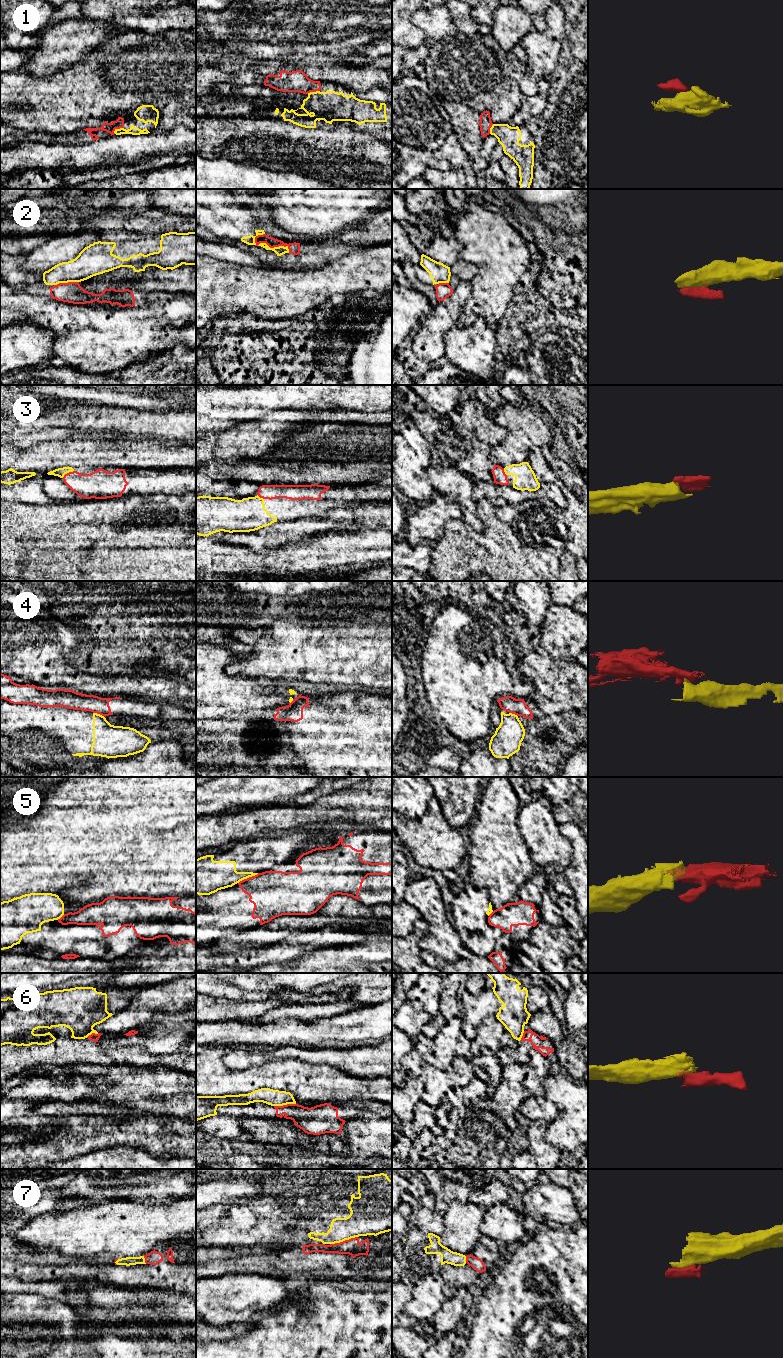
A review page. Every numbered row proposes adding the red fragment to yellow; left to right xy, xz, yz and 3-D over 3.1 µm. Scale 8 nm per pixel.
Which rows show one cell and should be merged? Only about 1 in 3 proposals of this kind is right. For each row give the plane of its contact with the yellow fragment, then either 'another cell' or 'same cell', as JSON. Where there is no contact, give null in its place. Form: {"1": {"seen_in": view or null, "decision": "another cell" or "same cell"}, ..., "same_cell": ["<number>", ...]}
{"1": {"seen_in": "xy", "decision": "same cell"}, "2": {"seen_in": "xz", "decision": "another cell"}, "3": {"seen_in": "xy", "decision": "same cell"}, "4": {"seen_in": "xy", "decision": "another cell"}, "5": {"seen_in": "xz", "decision": "another cell"}, "6": {"seen_in": "xz", "decision": "another cell"}, "7": {"seen_in": "xz", "decision": "another cell"}, "same_cell": ["1", "3"]}

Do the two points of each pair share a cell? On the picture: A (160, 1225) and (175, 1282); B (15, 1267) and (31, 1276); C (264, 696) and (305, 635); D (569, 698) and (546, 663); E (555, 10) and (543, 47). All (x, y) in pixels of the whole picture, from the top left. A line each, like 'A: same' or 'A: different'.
A: different
B: same
C: different
D: same
E: same

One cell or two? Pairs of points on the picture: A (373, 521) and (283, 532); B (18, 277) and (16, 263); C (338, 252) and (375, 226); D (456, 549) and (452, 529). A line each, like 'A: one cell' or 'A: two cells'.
A: one cell
B: one cell
C: one cell
D: one cell

